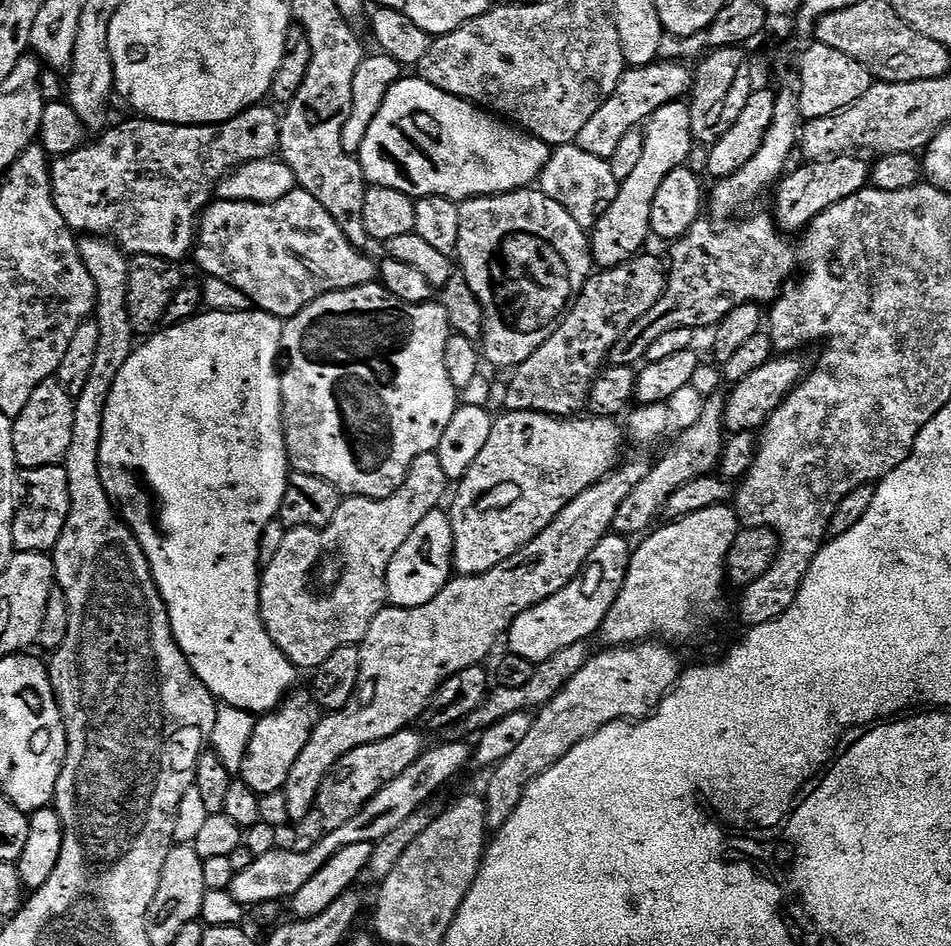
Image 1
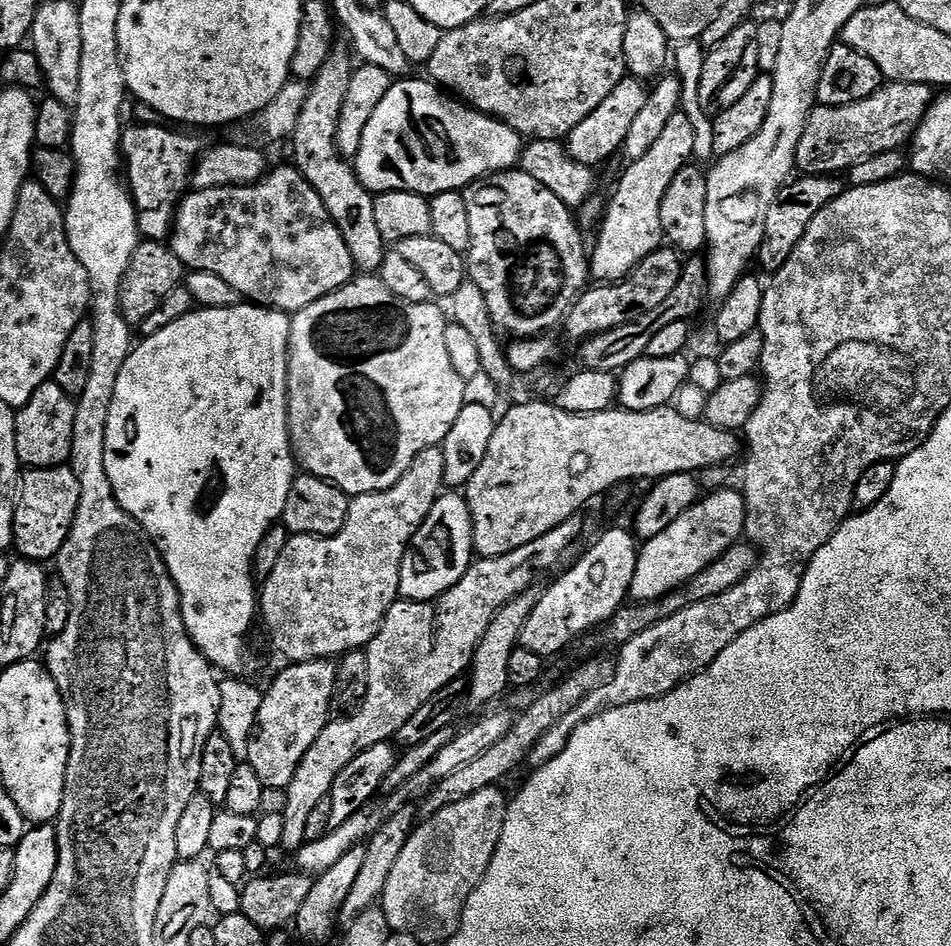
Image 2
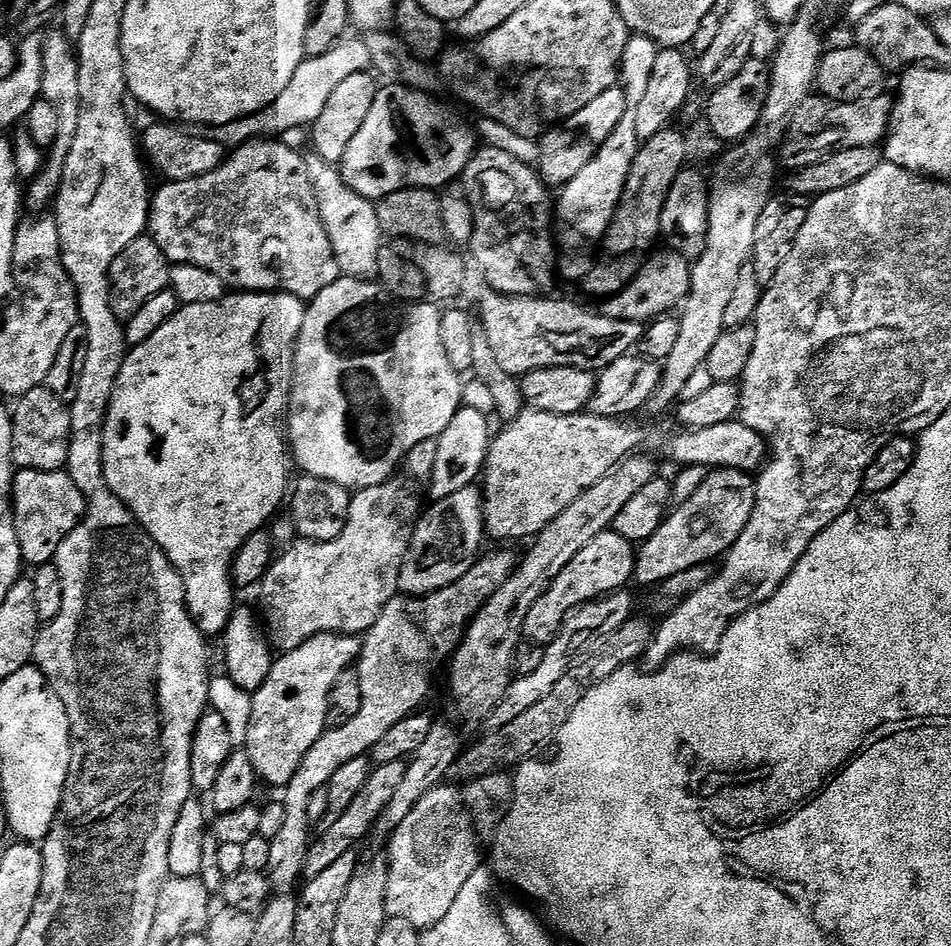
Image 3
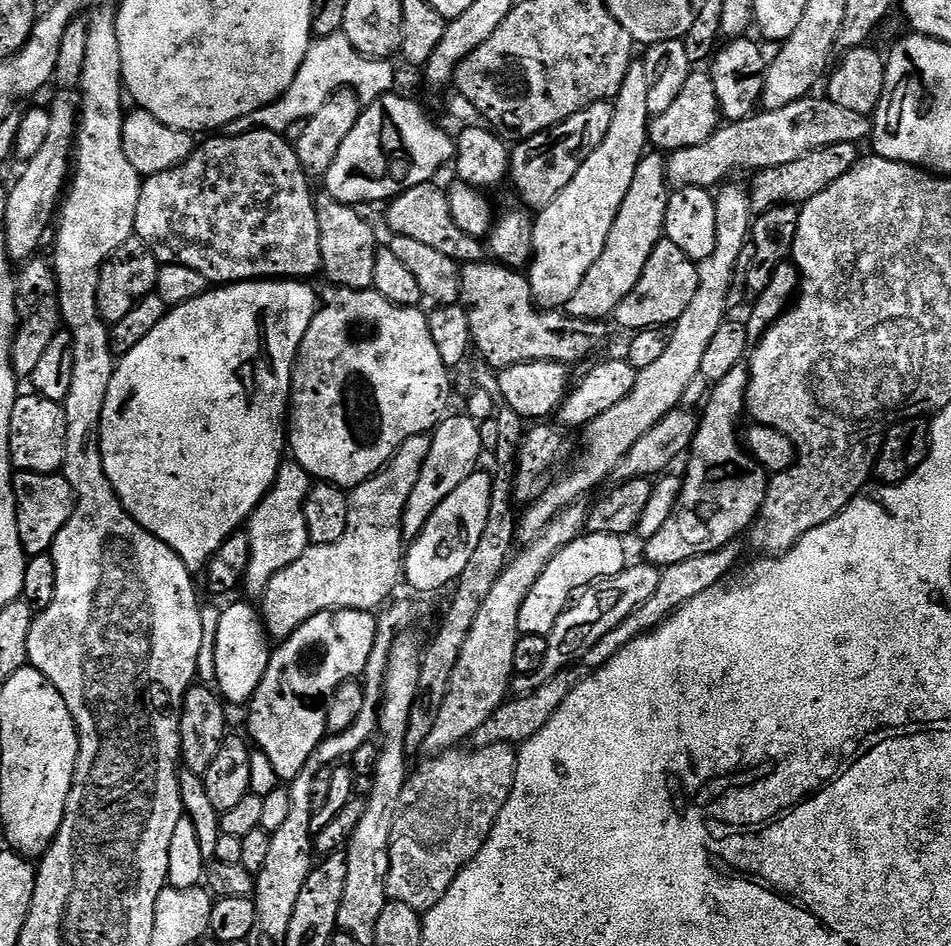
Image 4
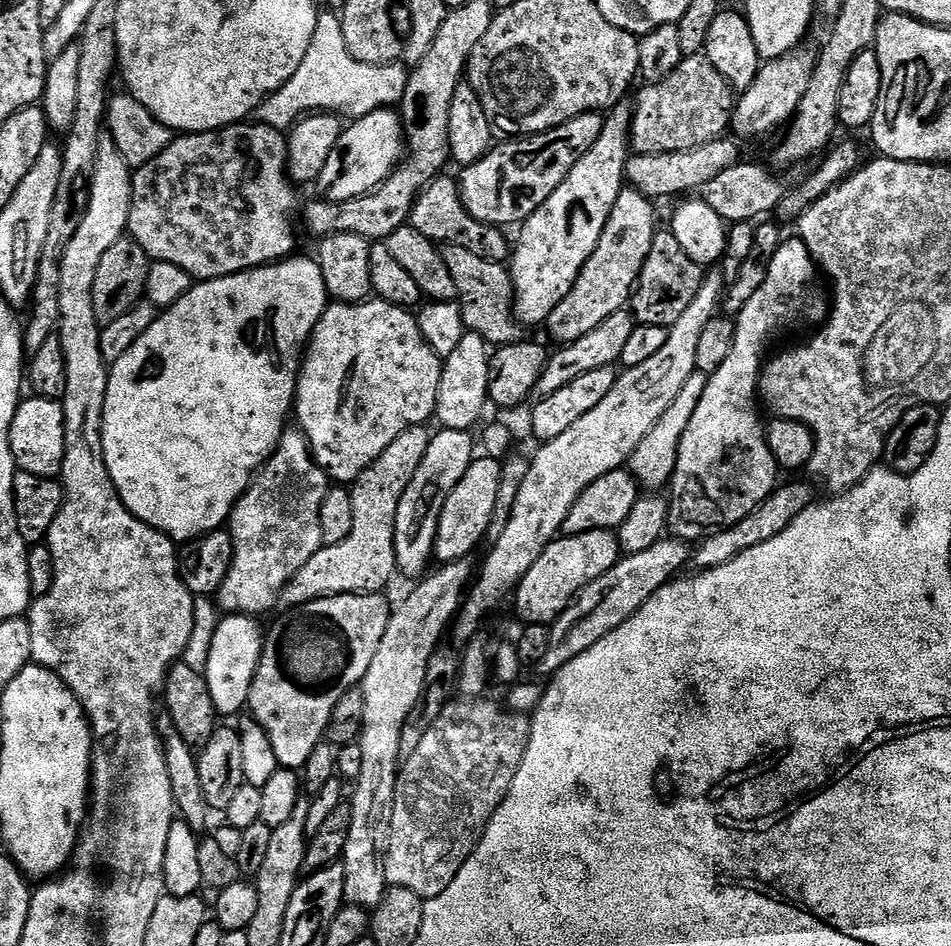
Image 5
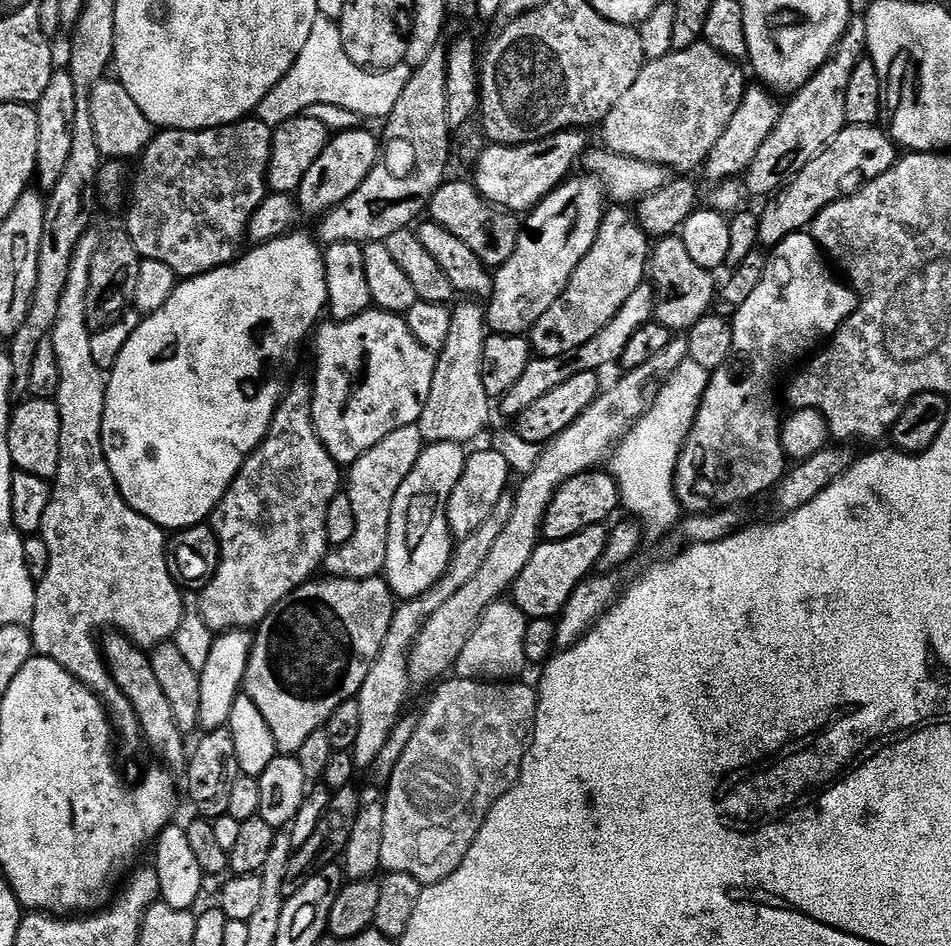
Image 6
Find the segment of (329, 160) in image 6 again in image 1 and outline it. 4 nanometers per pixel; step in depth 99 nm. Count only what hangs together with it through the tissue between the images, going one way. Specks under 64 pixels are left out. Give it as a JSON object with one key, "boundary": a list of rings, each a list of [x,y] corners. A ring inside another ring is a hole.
{"boundary":[[[401,78],[388,92],[382,104],[382,110],[378,112],[378,118],[370,124],[370,130],[366,132],[366,142],[362,142],[358,153],[358,159],[364,167],[364,178],[369,185],[390,190],[402,190],[407,196],[419,198],[421,196],[448,196],[451,200],[463,202],[472,199],[473,196],[497,196],[500,192],[516,192],[519,188],[527,188],[535,185],[548,167],[550,145],[542,142],[519,127],[497,118],[491,111],[481,110],[471,100],[463,100],[454,94],[446,94],[438,90],[438,86],[430,86],[430,82],[419,78]]]}

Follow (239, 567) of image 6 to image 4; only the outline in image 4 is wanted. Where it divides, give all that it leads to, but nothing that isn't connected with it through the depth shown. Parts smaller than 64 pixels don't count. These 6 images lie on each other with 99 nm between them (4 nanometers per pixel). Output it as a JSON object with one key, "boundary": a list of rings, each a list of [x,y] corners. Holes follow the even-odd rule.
{"boundary":[[[295,462],[281,463],[272,489],[265,494],[264,501],[255,508],[246,525],[250,538],[250,566],[242,585],[243,591],[248,591],[255,598],[263,597],[274,576],[304,556],[310,546],[304,504],[313,487],[313,477],[303,466]]]}

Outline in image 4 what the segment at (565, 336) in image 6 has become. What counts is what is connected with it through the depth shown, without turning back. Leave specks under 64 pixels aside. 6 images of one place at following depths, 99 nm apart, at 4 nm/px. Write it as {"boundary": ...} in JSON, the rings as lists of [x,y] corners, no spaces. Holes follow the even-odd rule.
{"boundary":[[[649,151],[638,162],[638,170],[634,170],[634,182],[630,182],[630,190],[626,190],[626,198],[622,198],[618,218],[614,218],[614,226],[610,226],[610,234],[602,254],[598,254],[598,262],[590,266],[586,278],[582,278],[582,286],[578,286],[574,298],[570,298],[566,306],[568,315],[583,320],[607,321],[622,298],[638,286],[638,278],[642,278],[642,270],[646,270],[646,262],[650,262],[654,246],[664,236],[669,195],[665,157],[659,151]]]}

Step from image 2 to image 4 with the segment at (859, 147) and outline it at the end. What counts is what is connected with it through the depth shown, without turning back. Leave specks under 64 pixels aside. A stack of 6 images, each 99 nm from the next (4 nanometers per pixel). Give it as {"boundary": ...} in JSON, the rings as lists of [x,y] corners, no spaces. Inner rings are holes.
{"boundary":[[[827,98],[812,99],[794,101],[782,109],[764,110],[759,114],[747,116],[745,120],[725,123],[717,128],[716,133],[710,138],[706,138],[706,142],[671,153],[666,160],[669,185],[673,189],[698,186],[712,190],[723,185],[731,177],[728,176],[731,172],[740,172],[743,168],[763,170],[770,166],[786,166],[786,162],[794,162],[802,158],[802,154],[810,154],[810,150],[822,150],[826,146],[834,146],[834,142],[850,142],[859,145],[860,140],[867,141],[871,137],[873,121],[869,117],[854,114],[852,110],[846,110],[842,106],[834,106],[834,102]]]}

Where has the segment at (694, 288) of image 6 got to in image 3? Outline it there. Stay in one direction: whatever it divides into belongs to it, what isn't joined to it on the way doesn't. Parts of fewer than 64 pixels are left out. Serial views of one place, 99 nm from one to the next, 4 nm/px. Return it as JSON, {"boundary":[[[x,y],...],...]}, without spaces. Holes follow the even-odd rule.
{"boundary":[[[667,246],[661,247],[661,249],[661,252],[653,251],[641,263],[640,268],[636,271],[636,277],[622,291],[603,301],[603,315],[644,324],[669,315],[683,305],[684,301],[688,299],[688,291],[692,288],[692,264],[685,256],[672,251]]]}

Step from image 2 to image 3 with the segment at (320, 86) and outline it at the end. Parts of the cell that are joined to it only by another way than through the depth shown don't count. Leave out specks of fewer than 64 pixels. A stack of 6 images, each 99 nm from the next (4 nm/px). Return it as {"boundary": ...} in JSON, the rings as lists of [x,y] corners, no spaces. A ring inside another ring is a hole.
{"boundary":[[[315,154],[307,157],[310,186],[314,186],[314,194],[318,202],[318,210],[322,218],[322,226],[326,226],[326,234],[330,238],[330,246],[334,246],[334,258],[338,258],[338,270],[341,277],[349,280],[375,281],[378,277],[378,254],[386,246],[386,237],[378,222],[376,204],[358,194],[342,178],[339,167],[326,162]]]}

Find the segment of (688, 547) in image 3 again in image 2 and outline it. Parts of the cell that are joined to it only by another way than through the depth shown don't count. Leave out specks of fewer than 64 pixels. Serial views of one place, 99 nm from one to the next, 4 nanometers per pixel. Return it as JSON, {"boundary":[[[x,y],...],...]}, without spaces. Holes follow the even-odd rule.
{"boundary":[[[717,490],[697,500],[678,522],[666,526],[658,538],[643,541],[636,557],[636,569],[632,579],[631,599],[651,602],[675,592],[695,578],[720,557],[730,545],[741,539],[744,531],[746,509],[739,491]]]}

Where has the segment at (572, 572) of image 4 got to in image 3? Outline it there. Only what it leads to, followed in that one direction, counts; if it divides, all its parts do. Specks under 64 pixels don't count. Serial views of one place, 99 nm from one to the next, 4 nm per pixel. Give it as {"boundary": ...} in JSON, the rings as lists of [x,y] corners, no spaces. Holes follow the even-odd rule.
{"boundary":[[[609,530],[598,534],[598,538],[590,542],[590,546],[582,546],[574,562],[570,562],[570,566],[566,566],[566,570],[558,574],[558,578],[542,594],[542,598],[534,602],[530,614],[526,614],[523,639],[547,646],[560,633],[560,628],[564,625],[564,619],[569,612],[576,611],[581,604],[586,604],[590,600],[598,600],[612,592],[621,591],[627,585],[624,583],[633,579],[636,557],[634,545],[619,536],[617,532]]]}

